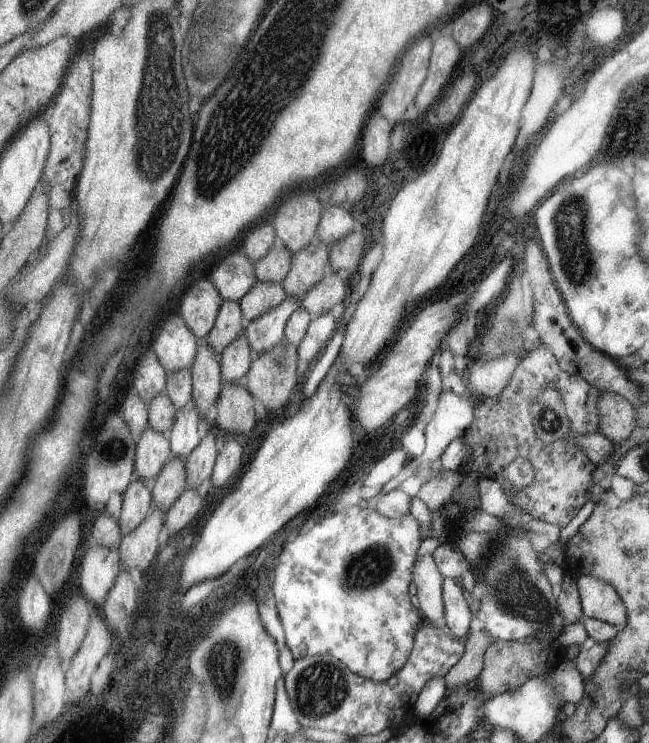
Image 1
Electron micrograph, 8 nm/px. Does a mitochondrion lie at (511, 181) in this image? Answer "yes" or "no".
no

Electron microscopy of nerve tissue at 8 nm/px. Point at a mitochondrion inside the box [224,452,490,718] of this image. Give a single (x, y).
(369, 567)

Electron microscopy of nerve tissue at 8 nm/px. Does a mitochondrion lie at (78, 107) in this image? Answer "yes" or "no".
no

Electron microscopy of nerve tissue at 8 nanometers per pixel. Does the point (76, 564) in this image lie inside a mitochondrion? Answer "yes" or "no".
no

